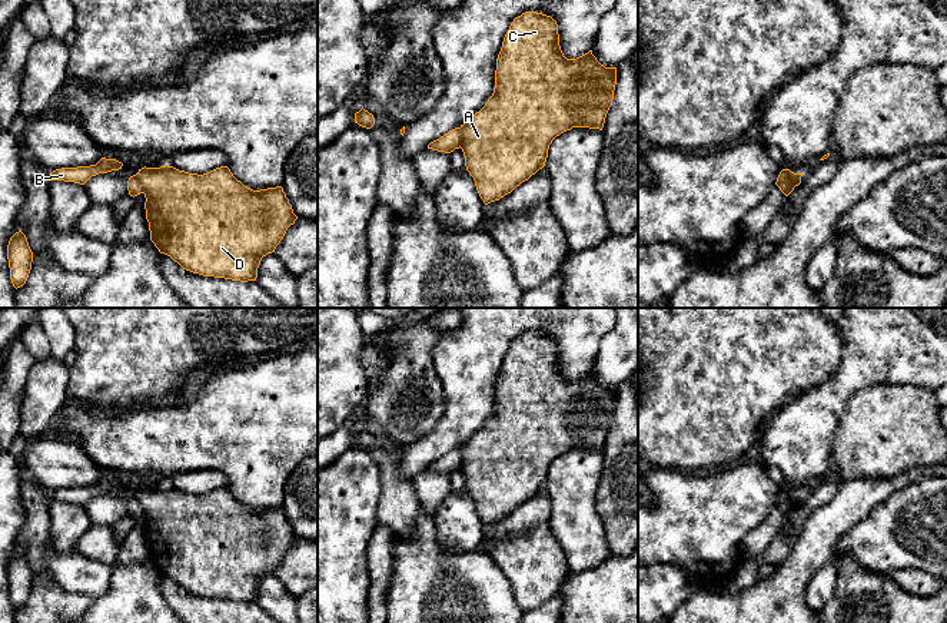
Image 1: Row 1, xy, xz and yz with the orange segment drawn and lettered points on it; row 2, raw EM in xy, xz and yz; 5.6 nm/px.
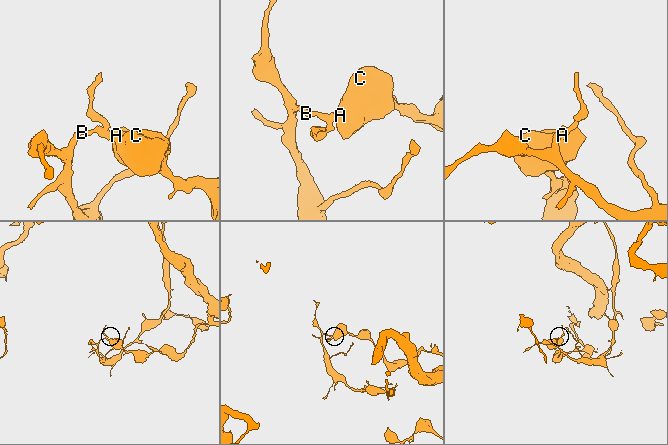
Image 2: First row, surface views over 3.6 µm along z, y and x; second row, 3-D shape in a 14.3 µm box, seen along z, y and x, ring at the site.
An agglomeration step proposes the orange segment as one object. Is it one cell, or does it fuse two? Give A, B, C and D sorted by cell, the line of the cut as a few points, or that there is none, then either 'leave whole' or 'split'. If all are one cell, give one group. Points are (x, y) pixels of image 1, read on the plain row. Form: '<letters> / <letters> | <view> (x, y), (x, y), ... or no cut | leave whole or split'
A C D / B | yz (797, 499), (778, 507) | split

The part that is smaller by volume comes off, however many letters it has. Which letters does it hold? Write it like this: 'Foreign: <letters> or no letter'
Foreign: B

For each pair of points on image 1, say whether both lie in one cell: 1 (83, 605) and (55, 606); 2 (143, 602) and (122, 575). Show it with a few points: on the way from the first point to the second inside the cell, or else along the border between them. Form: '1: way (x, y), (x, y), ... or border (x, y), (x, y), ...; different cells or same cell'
1: way (76, 605), (62, 606); same cell
2: way (136, 595), (135, 587), (129, 582); same cell

